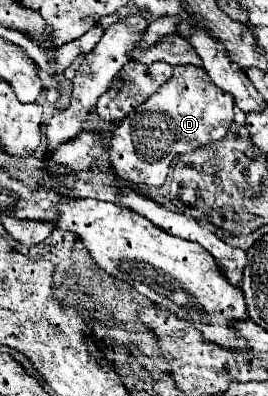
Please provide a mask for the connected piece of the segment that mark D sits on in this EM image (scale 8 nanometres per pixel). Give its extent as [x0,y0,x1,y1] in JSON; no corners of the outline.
[108,64,234,188]

